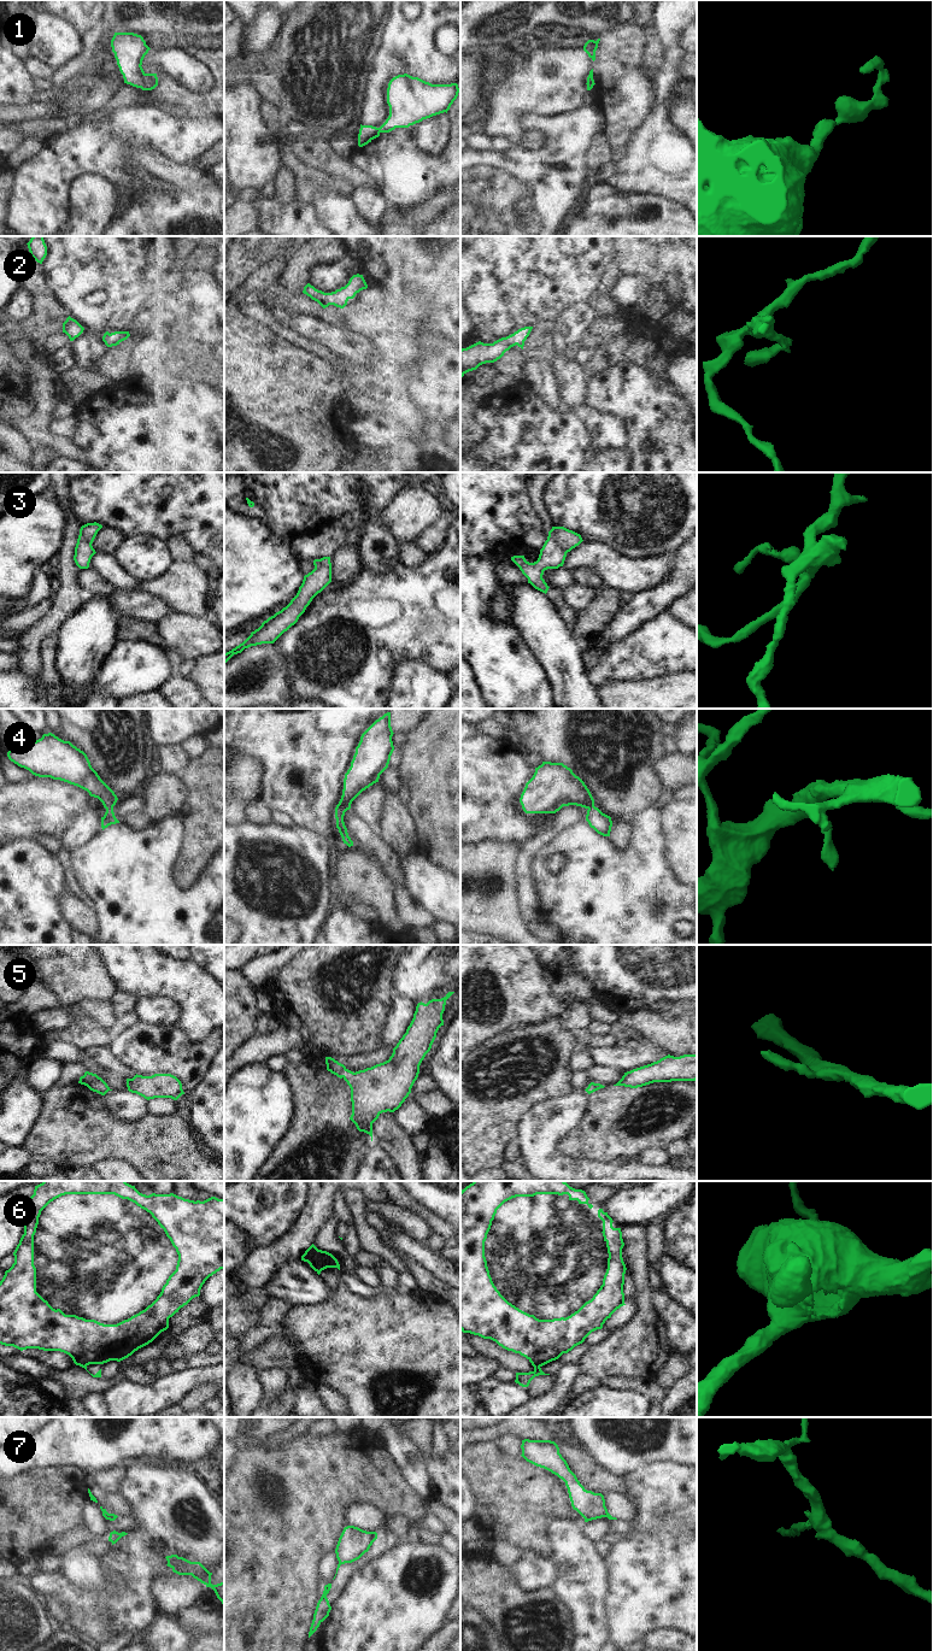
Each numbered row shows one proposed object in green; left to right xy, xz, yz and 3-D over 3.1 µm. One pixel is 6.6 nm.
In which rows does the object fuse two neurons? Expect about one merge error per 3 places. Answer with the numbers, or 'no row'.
3, 6, 7

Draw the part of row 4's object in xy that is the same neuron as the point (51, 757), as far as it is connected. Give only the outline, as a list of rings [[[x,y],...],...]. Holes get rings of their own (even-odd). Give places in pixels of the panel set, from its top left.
[[[52,733],[36,741],[17,741],[7,752],[11,762],[39,777],[51,777],[77,786],[98,798],[106,809],[102,830],[119,823],[113,812],[118,798],[92,768],[87,754]]]

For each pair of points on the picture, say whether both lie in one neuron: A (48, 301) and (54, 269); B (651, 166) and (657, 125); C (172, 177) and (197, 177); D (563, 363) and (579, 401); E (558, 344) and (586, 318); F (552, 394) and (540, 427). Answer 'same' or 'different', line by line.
A: different
B: same
C: same
D: same
E: same
F: different

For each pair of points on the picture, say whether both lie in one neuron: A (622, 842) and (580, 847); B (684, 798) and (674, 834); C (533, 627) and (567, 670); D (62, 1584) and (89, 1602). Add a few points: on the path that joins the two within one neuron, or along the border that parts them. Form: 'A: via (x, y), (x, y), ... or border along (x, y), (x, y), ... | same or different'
A: border along (628, 820), (631, 824), (629, 845), (618, 853) | different
B: via (684, 806), (682, 826) | same
C: via (544, 638), (561, 654), (562, 659) | same
D: via (69, 1591), (77, 1599), (82, 1600) | same

